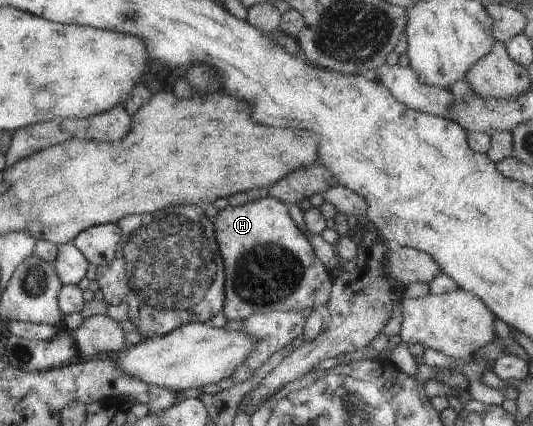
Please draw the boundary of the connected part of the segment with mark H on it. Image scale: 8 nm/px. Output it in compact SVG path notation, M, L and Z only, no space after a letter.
M268 195L243 205L227 206L213 220L215 238L225 266L225 302L223 313L228 320L243 321L254 314L271 311L302 311L307 313L330 299L333 274L317 258L308 236L291 219L288 204Z

